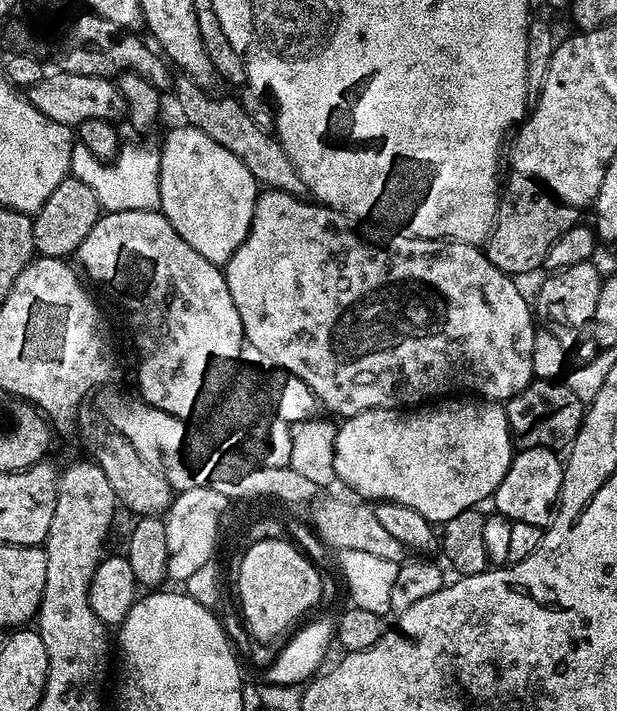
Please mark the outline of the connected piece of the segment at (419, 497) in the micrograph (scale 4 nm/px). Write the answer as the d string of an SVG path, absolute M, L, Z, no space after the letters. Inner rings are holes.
M444 398L411 410L375 408L347 417L336 430L334 470L335 479L353 488L361 501L410 506L433 525L443 526L454 514L480 506L487 496L495 497L513 455L512 431L499 403L483 398Z

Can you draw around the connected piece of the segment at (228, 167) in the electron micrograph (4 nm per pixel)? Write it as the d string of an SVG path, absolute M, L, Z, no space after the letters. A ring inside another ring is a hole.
M191 126L184 128L172 128L164 136L164 142L160 147L160 184L161 200L159 211L164 213L164 217L178 230L202 258L206 258L212 264L221 266L228 263L229 258L238 250L246 238L250 228L250 222L254 218L254 206L258 195L258 185L250 170L242 166L226 146L218 146L210 134L202 134L202 130Z

